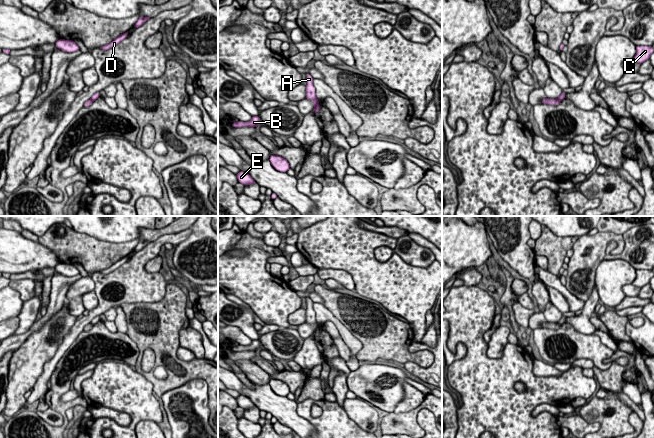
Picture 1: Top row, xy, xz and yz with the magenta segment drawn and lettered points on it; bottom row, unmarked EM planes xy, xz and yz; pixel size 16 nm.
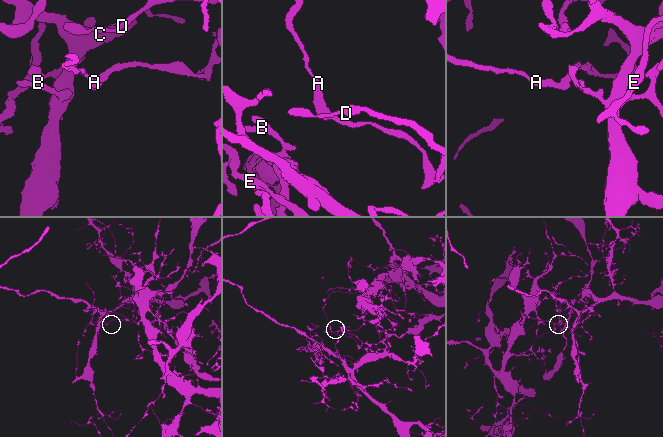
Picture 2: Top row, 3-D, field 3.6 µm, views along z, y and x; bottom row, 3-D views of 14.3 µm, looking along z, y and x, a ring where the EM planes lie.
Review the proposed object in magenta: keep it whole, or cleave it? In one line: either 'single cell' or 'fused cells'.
fused cells

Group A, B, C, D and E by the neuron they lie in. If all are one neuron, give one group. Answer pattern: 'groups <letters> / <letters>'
groups A / B C D E

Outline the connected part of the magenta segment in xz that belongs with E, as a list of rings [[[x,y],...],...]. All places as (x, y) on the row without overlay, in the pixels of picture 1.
[[[240,395],[238,398],[236,398],[238,406],[243,409],[250,409],[253,407],[256,407],[255,404],[246,396]]]

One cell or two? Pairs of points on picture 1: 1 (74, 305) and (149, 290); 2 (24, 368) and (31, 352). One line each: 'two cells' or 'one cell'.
1: two cells
2: one cell

